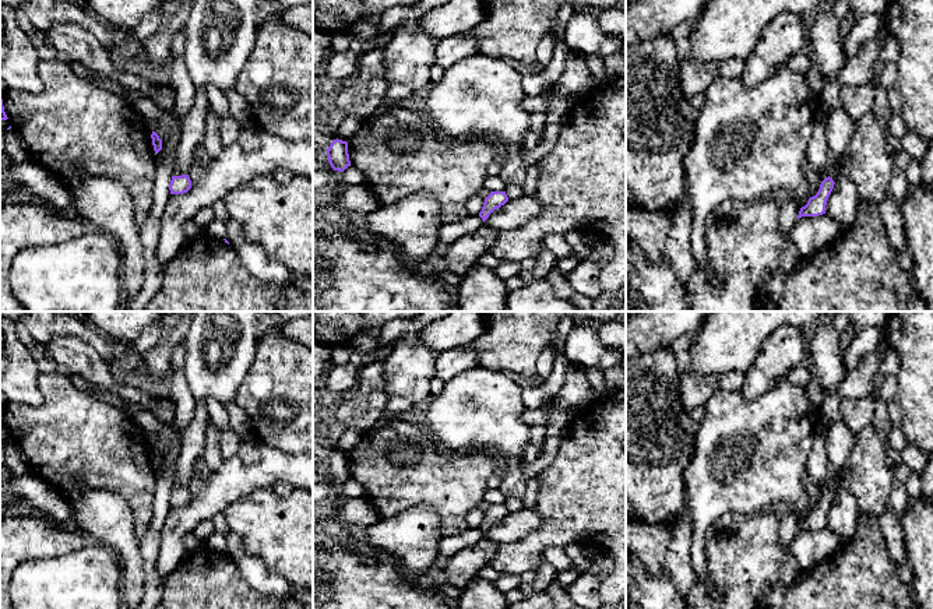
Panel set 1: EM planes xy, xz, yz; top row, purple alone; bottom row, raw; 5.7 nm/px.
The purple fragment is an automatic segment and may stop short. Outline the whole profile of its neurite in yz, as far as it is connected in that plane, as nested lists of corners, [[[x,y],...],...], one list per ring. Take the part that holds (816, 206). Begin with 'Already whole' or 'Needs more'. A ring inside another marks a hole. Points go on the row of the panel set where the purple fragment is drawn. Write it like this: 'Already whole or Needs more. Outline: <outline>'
Already whole. Outline: [[[828,176],[825,177],[816,196],[810,197],[807,204],[800,208],[798,219],[802,217],[818,217],[825,214],[827,200],[834,189],[834,180]]]

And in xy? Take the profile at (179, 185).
Already whole. Outline: [[[189,175],[172,176],[169,183],[170,194],[183,194],[191,189],[191,180]]]

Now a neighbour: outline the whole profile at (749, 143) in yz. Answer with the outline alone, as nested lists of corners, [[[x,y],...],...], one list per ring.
[[[788,66],[754,88],[746,88],[740,78],[718,75],[704,94],[704,106],[697,110],[694,140],[683,162],[686,190],[693,204],[693,219],[705,221],[725,201],[743,207],[775,191],[793,194],[800,207],[805,207],[810,193],[802,162],[807,159],[807,144],[813,134],[813,113],[817,102],[818,96],[807,82],[806,74],[795,73]]]

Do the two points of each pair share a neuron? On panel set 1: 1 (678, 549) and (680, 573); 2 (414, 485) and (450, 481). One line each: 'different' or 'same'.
1: same
2: same

